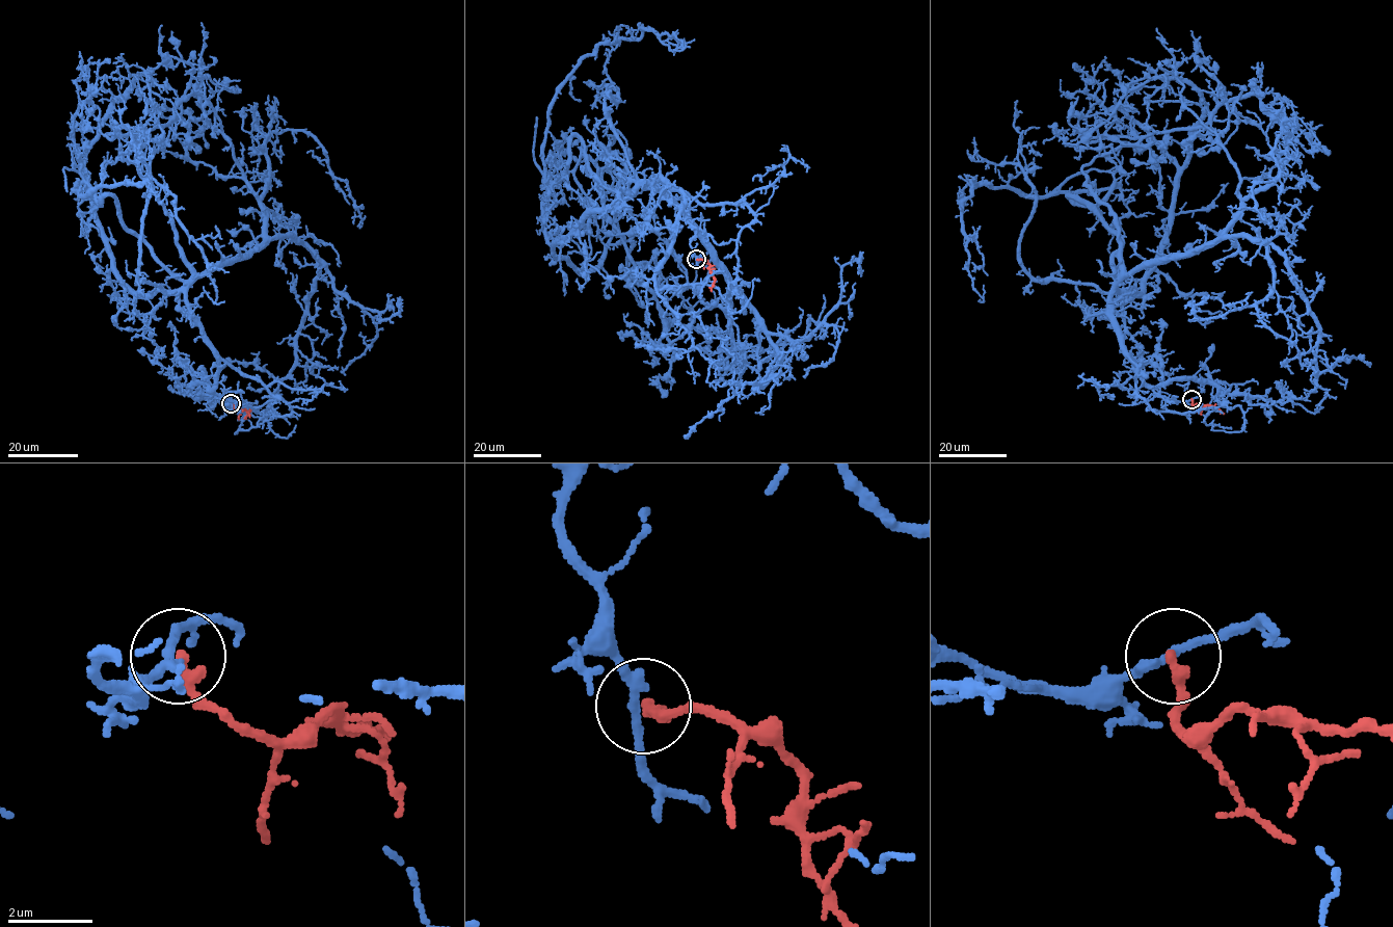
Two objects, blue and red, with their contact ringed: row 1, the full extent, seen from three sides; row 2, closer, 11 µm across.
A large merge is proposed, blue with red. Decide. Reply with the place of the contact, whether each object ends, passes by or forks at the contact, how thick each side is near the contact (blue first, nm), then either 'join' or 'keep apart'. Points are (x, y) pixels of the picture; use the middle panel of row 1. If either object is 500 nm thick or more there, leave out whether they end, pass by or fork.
(696, 259) | blue passes by | red ends | 220/280 nm | keep apart

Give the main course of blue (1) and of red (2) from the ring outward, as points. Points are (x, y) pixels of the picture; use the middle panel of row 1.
1: (696, 259), (667, 182), (610, 188), (576, 136), (545, 181), (548, 105), (582, 60), (645, 28), (670, 51)
2: (696, 259), (710, 265), (715, 282), (711, 291)

